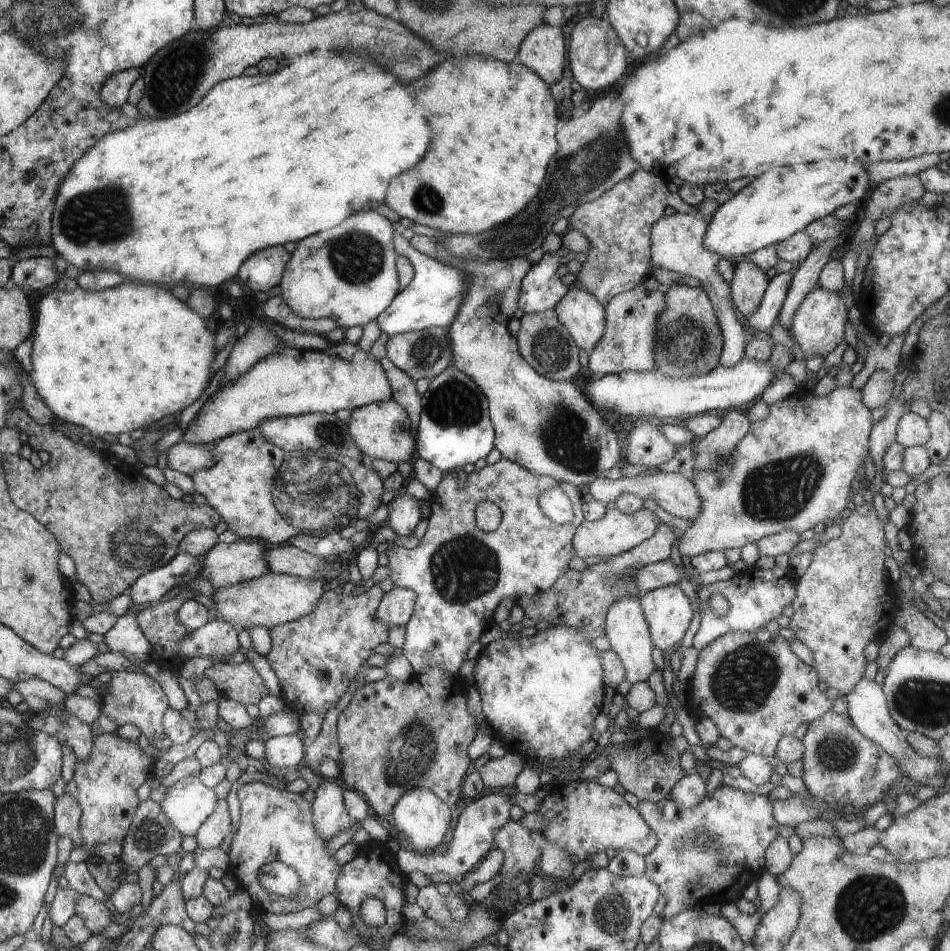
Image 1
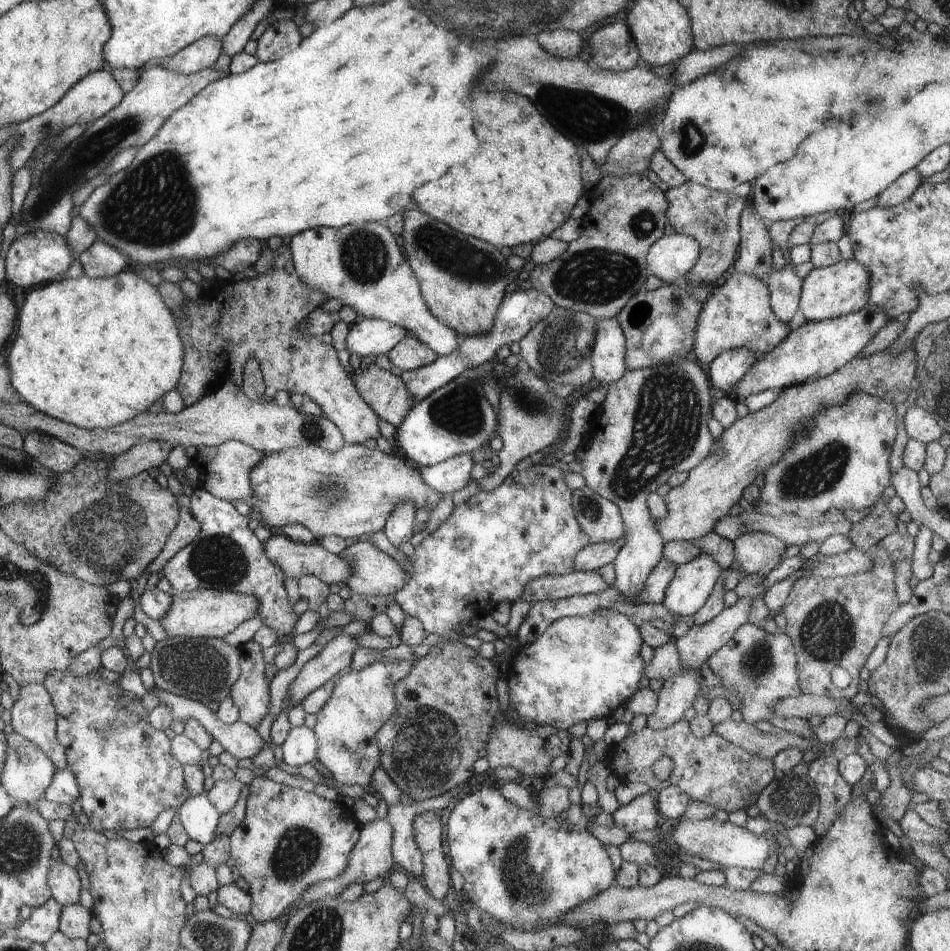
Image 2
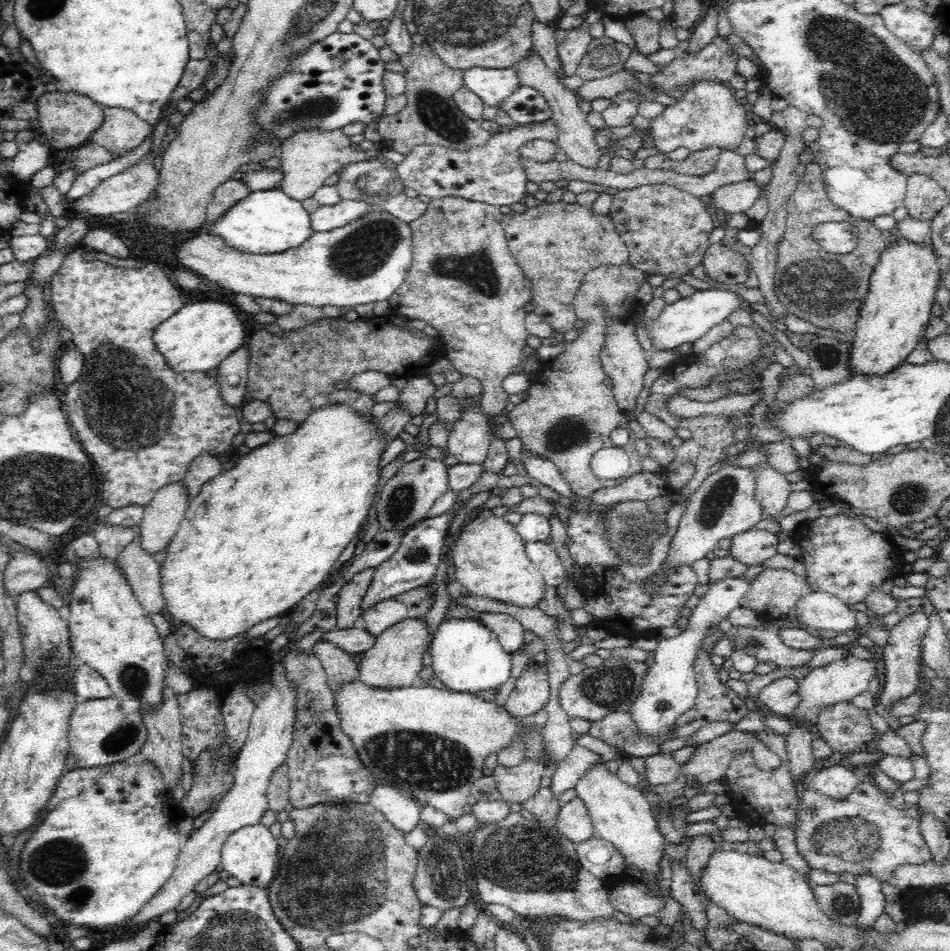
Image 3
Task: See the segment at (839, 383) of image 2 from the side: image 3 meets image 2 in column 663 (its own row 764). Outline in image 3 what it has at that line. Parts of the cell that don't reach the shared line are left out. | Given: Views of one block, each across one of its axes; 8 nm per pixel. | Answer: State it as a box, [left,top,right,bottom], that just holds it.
[492,758,546,804]

